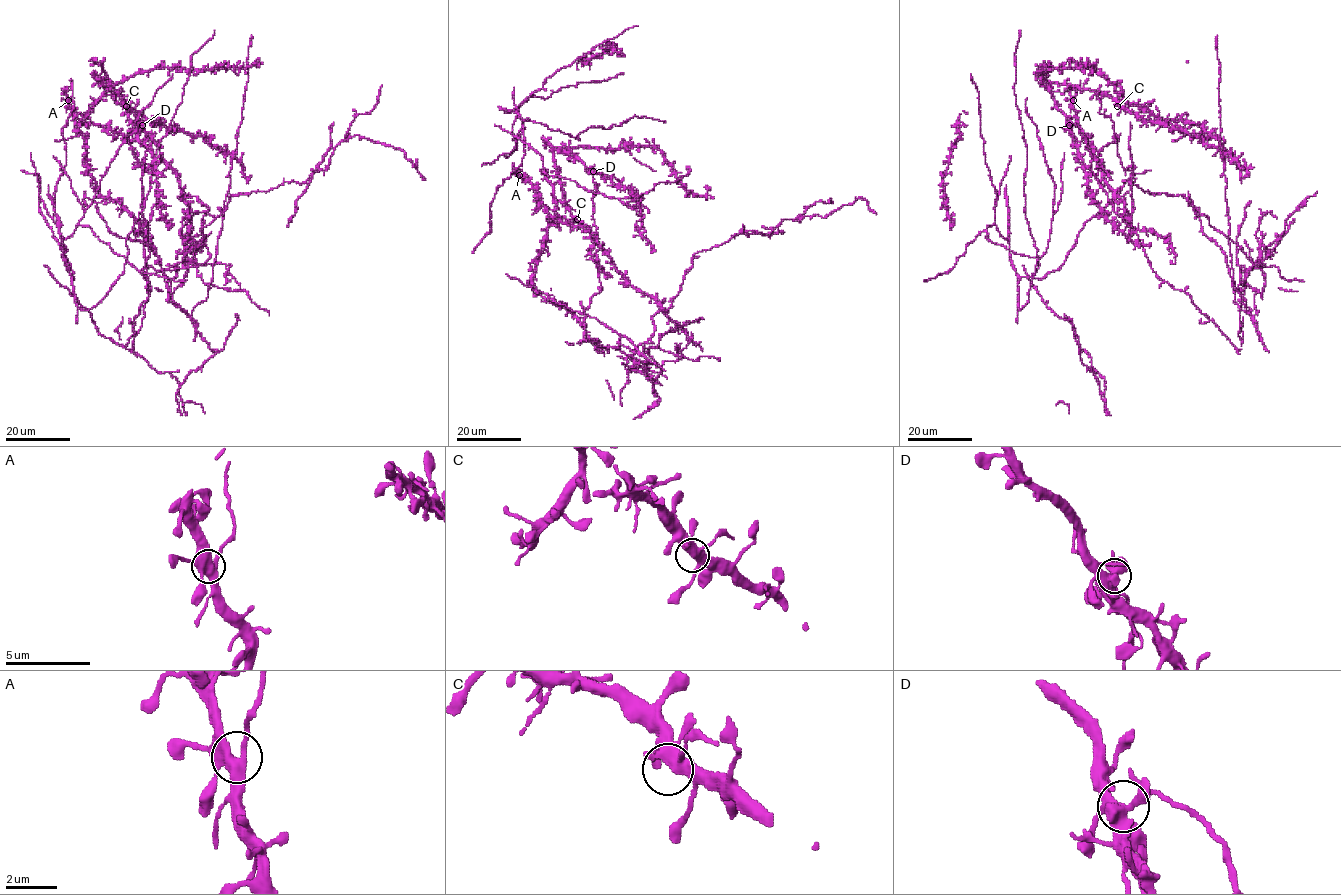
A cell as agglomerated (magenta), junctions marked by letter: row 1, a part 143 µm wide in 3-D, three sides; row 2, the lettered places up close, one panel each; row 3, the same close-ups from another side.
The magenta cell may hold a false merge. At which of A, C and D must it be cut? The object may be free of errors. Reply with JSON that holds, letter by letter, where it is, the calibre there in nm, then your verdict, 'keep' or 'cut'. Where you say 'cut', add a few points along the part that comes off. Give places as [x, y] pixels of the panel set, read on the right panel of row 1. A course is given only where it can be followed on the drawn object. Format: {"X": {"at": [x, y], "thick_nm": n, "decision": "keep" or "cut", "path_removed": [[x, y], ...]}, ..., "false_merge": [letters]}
{"A": {"at": [1073, 100], "thick_nm": 440, "decision": "keep"}, "C": {"at": [1117, 106], "thick_nm": 400, "decision": "keep"}, "D": {"at": [1069, 125], "thick_nm": 440, "decision": "cut", "path_removed": [[1069, 125], [1158, 277], [1240, 349], [1260, 261], [1129, 183], [1114, 134], [1112, 180]]}, "false_merge": ["D"]}

